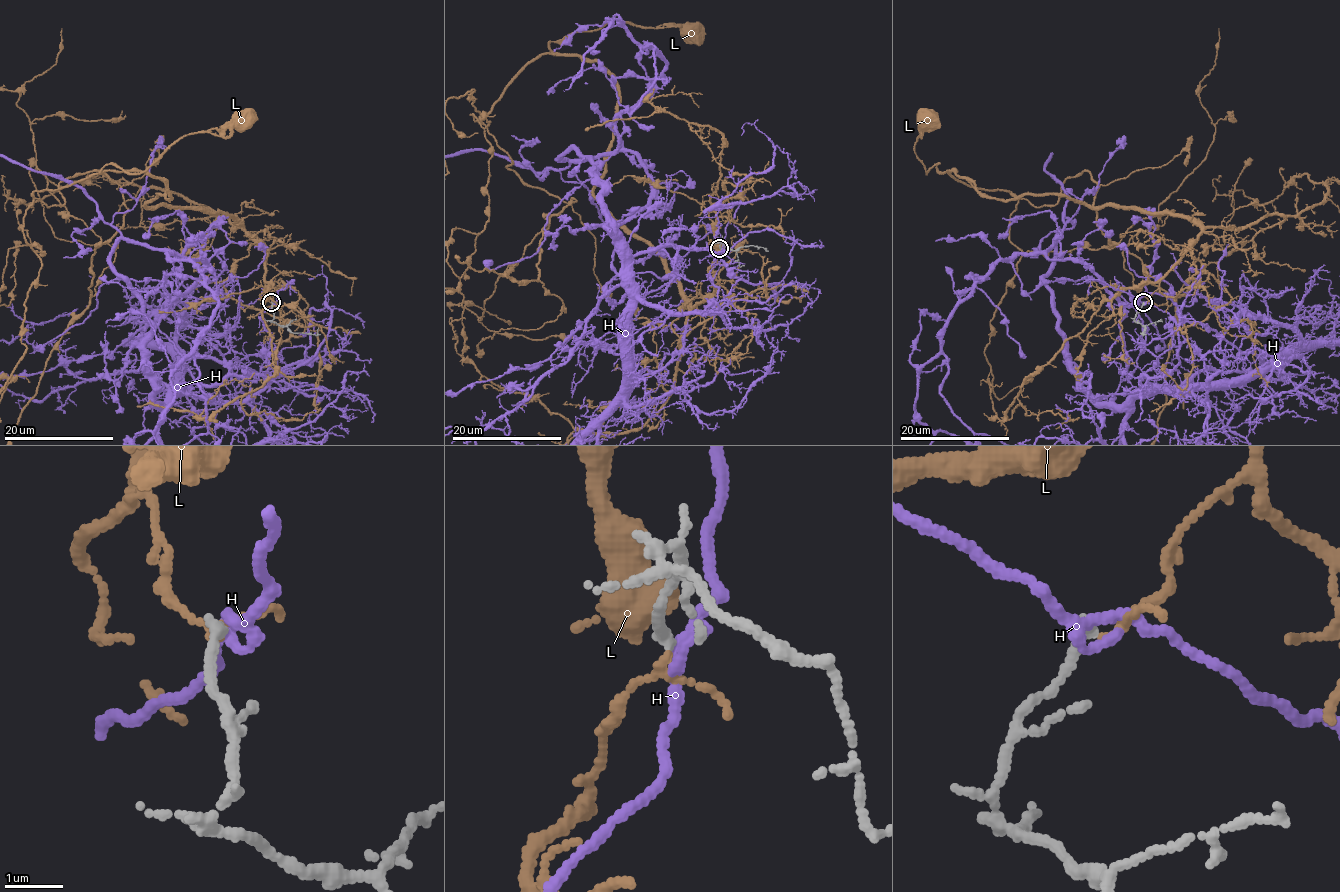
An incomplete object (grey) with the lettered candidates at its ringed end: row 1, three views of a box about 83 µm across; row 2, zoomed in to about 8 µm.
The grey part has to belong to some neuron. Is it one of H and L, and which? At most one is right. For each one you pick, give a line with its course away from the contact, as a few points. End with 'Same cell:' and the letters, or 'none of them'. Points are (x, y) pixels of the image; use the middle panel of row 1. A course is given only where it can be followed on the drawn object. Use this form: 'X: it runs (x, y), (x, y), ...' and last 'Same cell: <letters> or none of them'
Same cell: none of them

